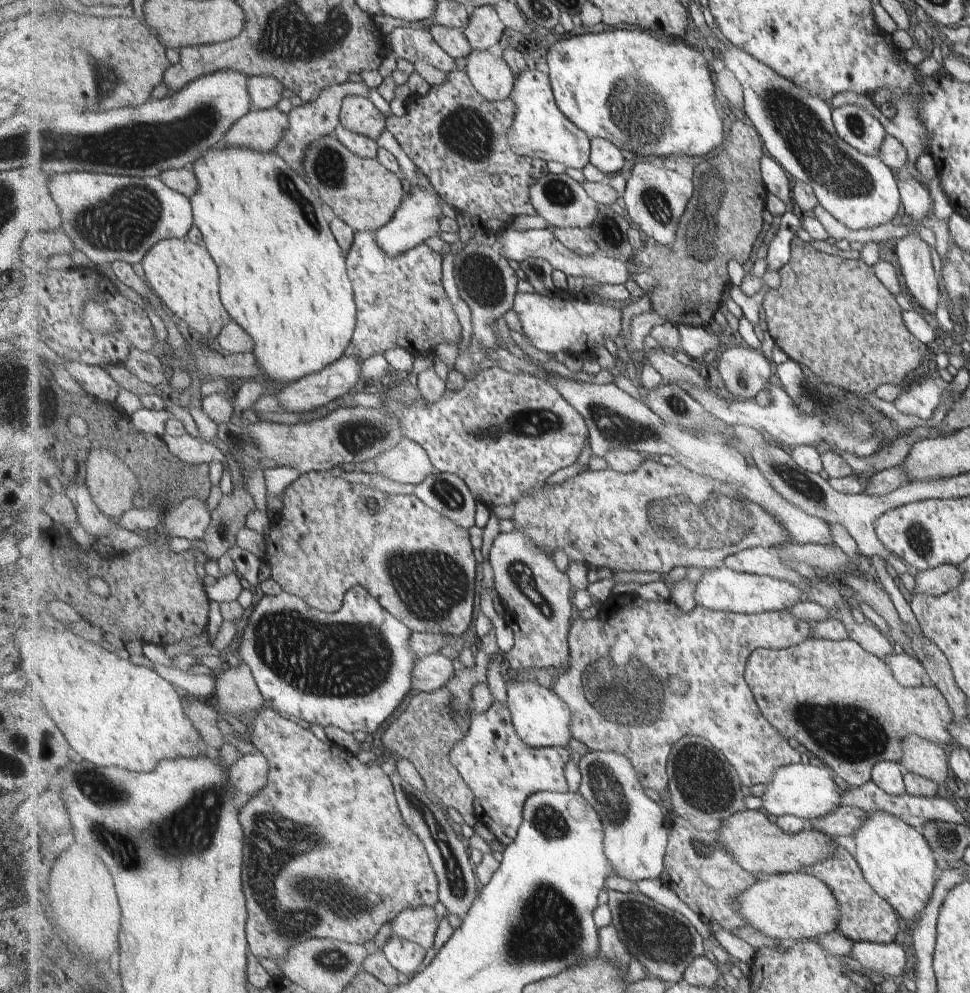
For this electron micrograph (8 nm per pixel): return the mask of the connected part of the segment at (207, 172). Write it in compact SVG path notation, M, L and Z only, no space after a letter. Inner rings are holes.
M218 144L201 156L191 166L195 178L199 182L197 194L191 196L194 224L197 225L204 236L204 244L209 249L213 260L216 260L220 268L220 296L224 301L233 321L238 322L253 336L255 350L252 352L257 356L257 362L263 370L263 374L269 378L269 382L275 382L280 386L287 385L301 380L305 376L315 374L337 362L341 357L346 356L351 349L352 340L357 328L357 304L356 293L353 290L352 278L349 276L348 256L341 248L336 234L330 224L329 210L325 210L324 200L312 187L310 181L293 170L283 156L277 152L259 152L257 148L239 148L239 146L226 146Z

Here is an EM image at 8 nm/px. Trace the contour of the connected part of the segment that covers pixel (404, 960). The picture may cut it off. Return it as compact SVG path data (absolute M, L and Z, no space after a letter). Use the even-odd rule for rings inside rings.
M401 936L389 937L381 950L403 977L413 976L425 962L425 954L427 954L427 950L416 941Z

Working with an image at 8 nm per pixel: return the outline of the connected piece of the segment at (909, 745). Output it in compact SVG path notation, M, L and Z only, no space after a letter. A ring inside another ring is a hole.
M908 736L904 740L904 755L898 764L902 771L918 774L932 780L936 785L945 784L945 752L939 746L935 746L934 742L927 742L927 739Z

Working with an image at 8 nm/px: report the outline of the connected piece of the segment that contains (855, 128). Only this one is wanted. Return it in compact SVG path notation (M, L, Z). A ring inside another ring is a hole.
M843 105L834 109L834 123L842 141L859 152L877 157L886 135L881 122L863 106Z

